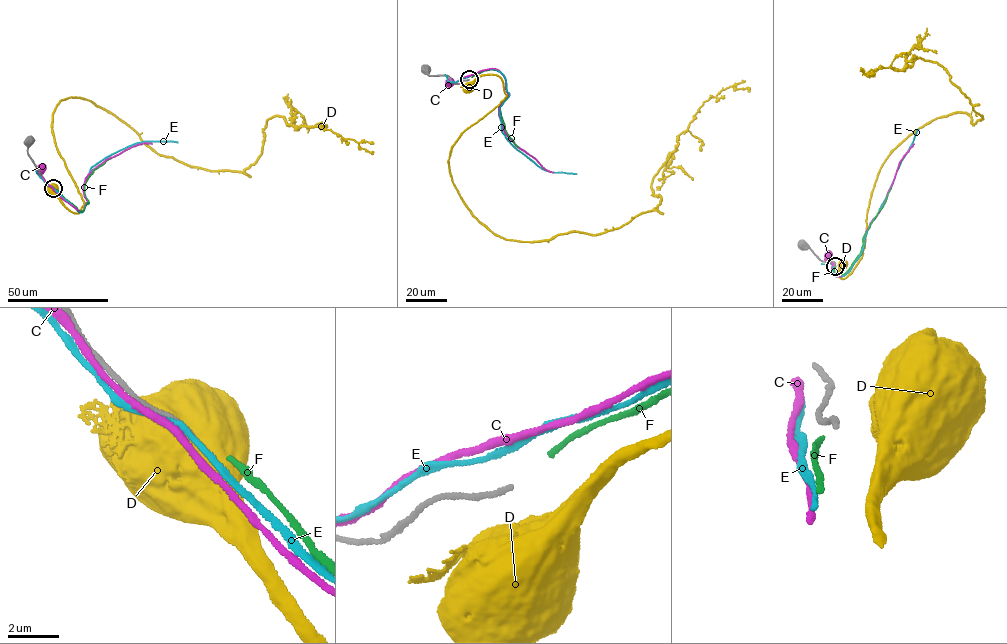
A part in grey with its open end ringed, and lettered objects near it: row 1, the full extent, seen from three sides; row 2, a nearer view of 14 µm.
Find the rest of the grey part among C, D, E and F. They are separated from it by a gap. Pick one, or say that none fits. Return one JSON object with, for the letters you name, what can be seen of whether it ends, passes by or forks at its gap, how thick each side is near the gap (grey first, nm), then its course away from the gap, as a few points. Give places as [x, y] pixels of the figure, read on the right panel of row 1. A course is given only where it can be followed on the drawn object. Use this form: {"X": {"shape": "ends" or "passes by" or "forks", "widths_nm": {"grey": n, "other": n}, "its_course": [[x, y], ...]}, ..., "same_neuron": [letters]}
{"F": {"shape": "ends", "widths_nm": {"grey": 200, "other": 200}, "its_course": [[834, 267], [834, 273], [841, 275], [849, 269], [891, 186]]}, "same_neuron": ["F"]}

